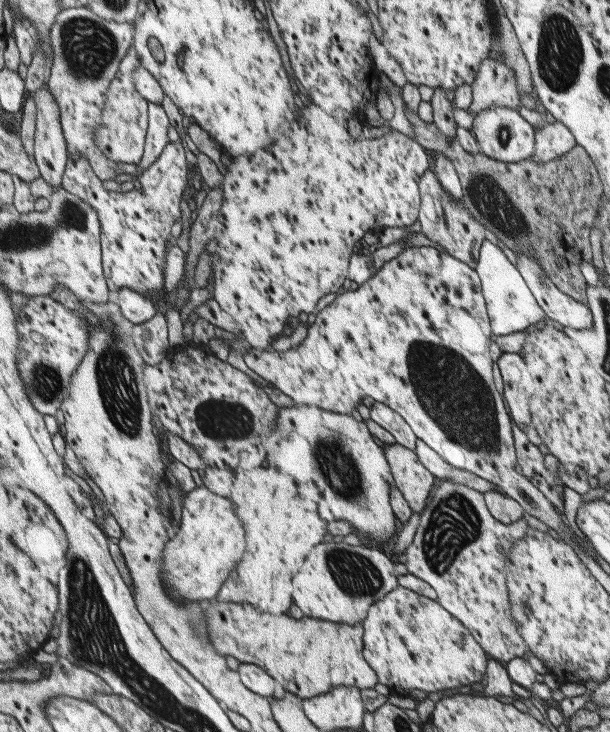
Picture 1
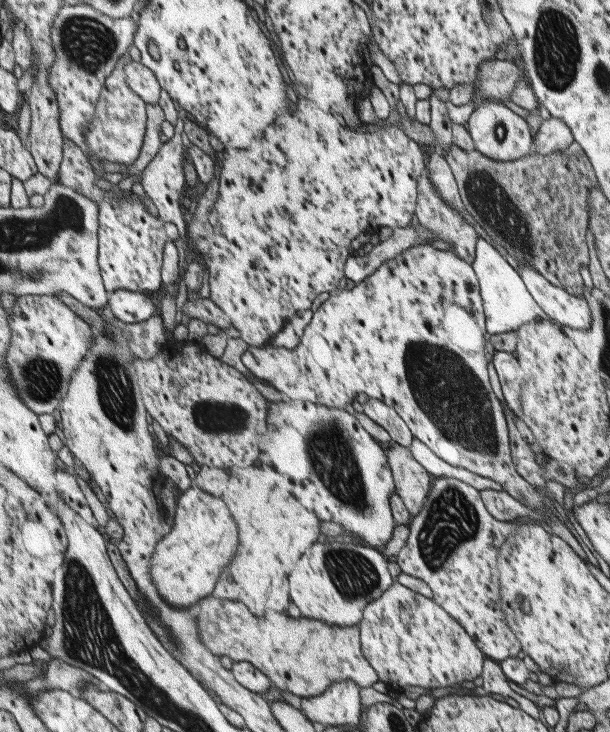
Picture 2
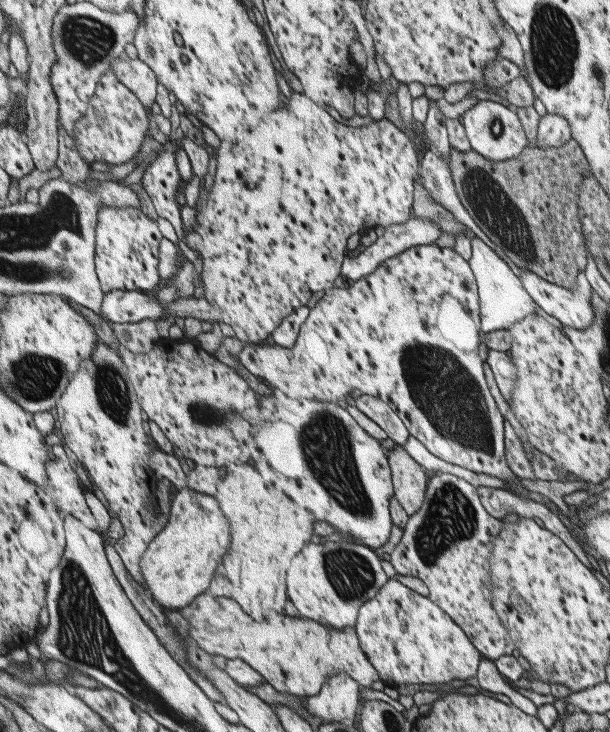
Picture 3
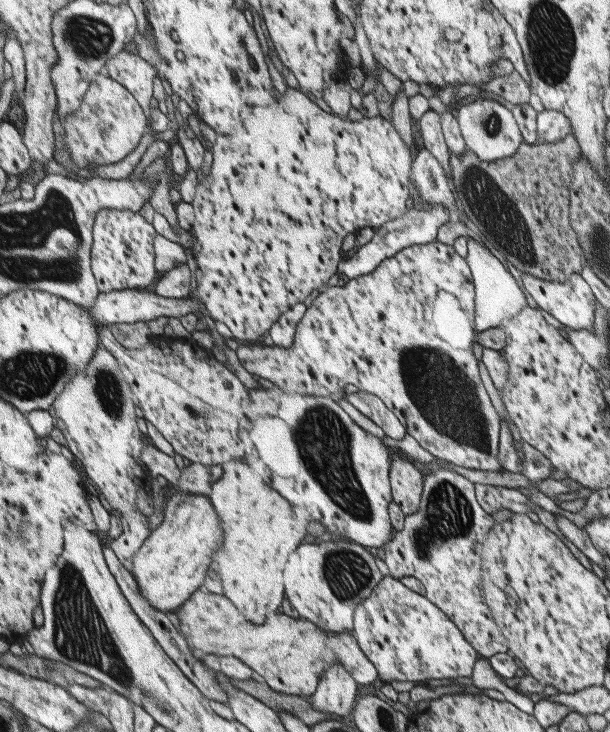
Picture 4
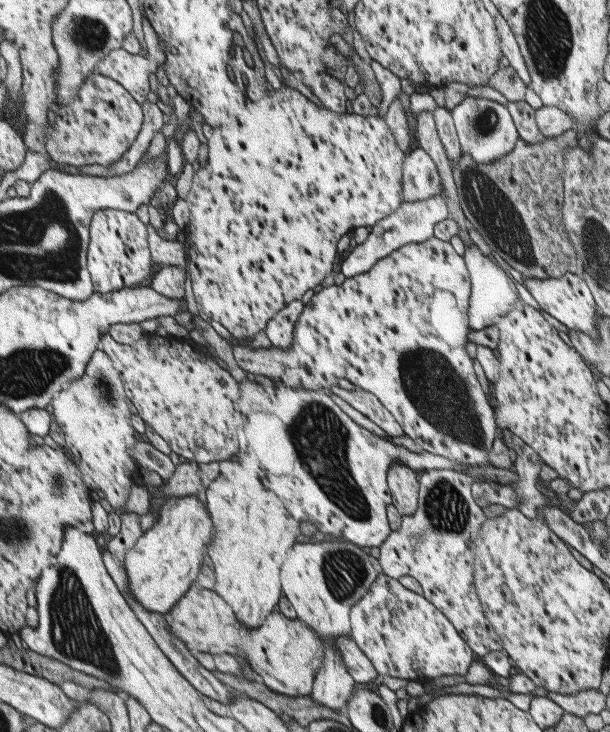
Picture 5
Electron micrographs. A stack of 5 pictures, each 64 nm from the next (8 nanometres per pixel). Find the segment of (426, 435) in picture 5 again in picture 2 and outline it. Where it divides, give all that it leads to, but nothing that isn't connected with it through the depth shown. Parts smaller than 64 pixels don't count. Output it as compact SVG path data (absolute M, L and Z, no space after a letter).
M427 242L407 247L391 260L382 262L367 278L354 283L350 288L339 289L329 293L329 297L312 312L310 323L305 326L296 348L283 349L270 344L264 346L249 345L240 356L242 364L257 379L262 378L269 385L275 387L283 396L294 403L311 402L329 408L345 409L347 404L355 405L355 395L363 392L367 397L376 399L389 406L403 419L412 437L417 438L423 445L430 448L446 464L463 468L472 474L486 477L501 484L502 491L507 493L512 500L520 502L531 510L547 509L541 495L523 477L519 476L513 466L511 456L510 438L507 438L507 424L501 412L501 404L491 392L489 376L487 376L487 358L485 358L485 315L478 287L478 280L471 270L471 266L461 257L455 256L450 250L437 250L427 246Z

